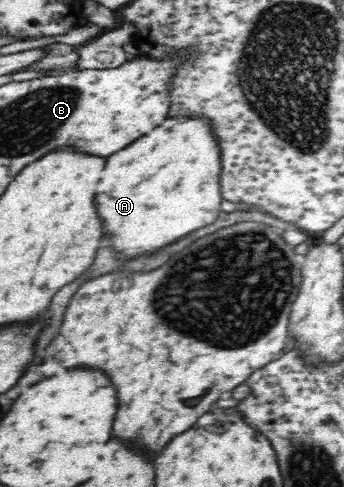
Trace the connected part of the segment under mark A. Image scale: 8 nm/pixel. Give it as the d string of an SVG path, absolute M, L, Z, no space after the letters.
M202 114L168 116L160 127L150 131L150 135L142 135L142 139L136 139L130 143L130 147L110 155L106 169L108 179L102 181L104 193L100 193L96 201L106 229L110 229L110 233L116 237L112 245L128 257L152 253L174 243L180 239L180 235L210 225L217 218L223 200L220 185L221 155L222 146L218 134L214 132L212 118Z

